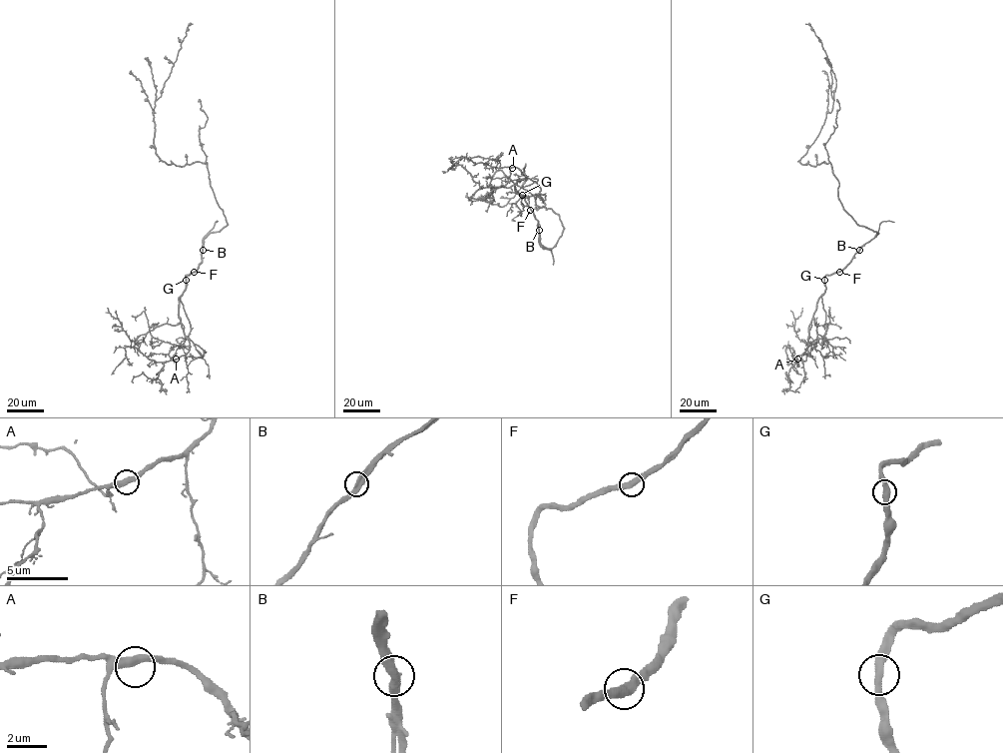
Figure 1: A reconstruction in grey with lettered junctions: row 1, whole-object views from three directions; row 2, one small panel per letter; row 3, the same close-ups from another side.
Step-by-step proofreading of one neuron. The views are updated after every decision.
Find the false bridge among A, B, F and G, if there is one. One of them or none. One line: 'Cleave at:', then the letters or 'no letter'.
Cleave at: no letter

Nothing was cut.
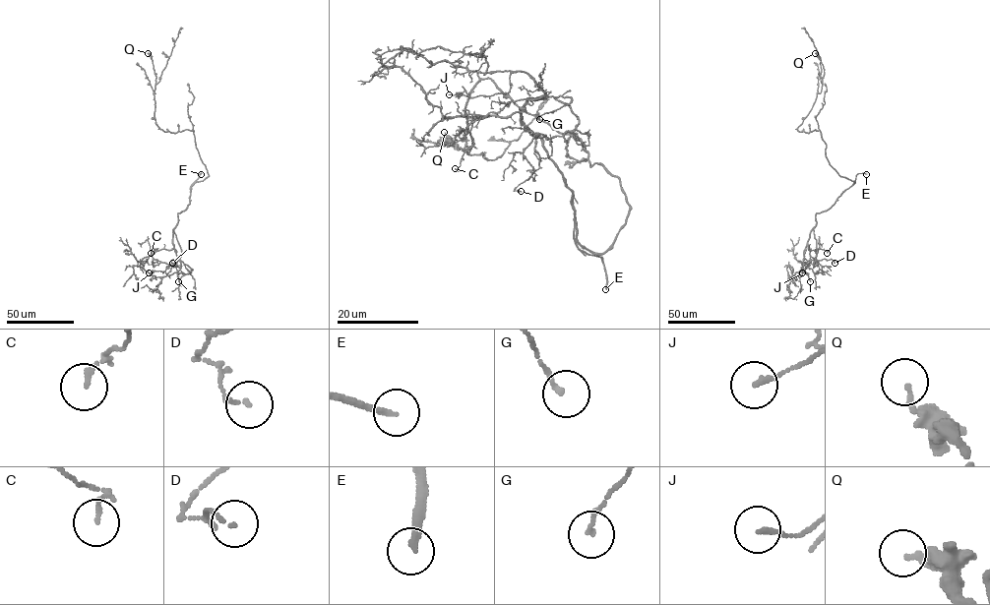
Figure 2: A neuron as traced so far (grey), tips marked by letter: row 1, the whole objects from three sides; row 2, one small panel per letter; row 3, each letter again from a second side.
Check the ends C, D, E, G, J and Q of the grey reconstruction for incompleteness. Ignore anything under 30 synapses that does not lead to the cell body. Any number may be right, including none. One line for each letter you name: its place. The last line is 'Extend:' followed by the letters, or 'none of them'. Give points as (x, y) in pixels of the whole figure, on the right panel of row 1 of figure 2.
E: place (866, 174)
Extend: E

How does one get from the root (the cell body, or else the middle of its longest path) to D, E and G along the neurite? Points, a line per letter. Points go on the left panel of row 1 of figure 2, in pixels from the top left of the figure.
D: (209, 175), (191, 186), (189, 204), (177, 213), (173, 232), (181, 255), (178, 260), (171, 260), (172, 263)
E: (209, 175), (191, 186), (201, 174)
G: (209, 175), (191, 186), (189, 204), (177, 213), (177, 224), (173, 229), (176, 256), (189, 272), (178, 281)

